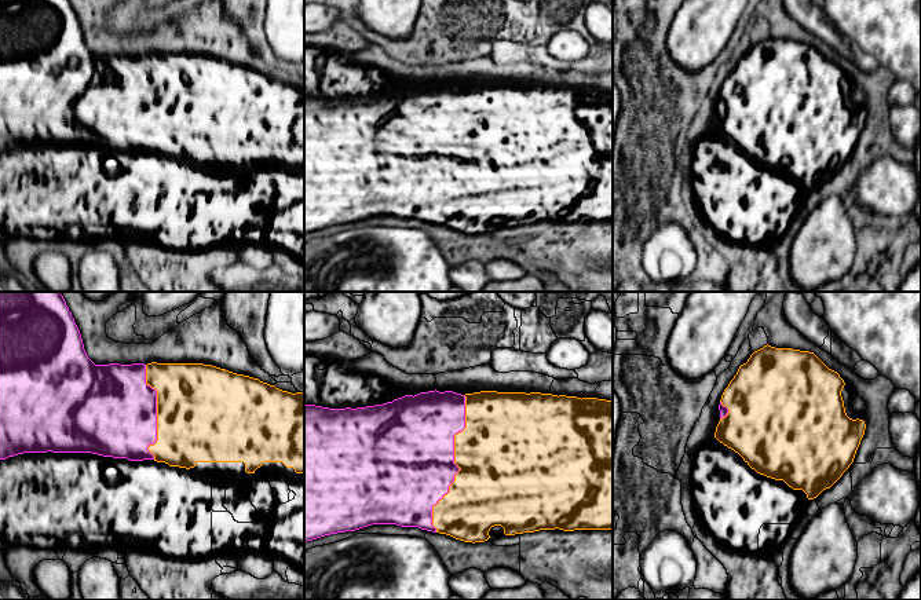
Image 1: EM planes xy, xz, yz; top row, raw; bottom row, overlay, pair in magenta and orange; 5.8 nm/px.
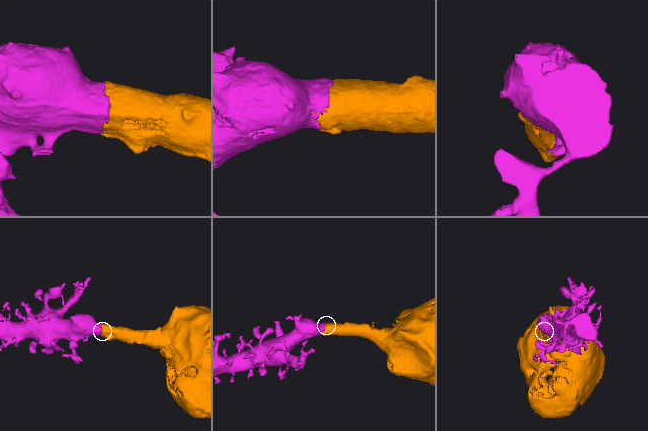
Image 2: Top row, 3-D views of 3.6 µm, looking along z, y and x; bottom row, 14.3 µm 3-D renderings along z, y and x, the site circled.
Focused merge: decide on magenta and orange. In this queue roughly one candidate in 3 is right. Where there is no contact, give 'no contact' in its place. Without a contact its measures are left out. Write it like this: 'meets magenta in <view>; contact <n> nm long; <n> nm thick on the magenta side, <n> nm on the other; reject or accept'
meets magenta in xz; contact 800 nm long; 500 nm thick on the magenta side, 460 nm on the other; accept

